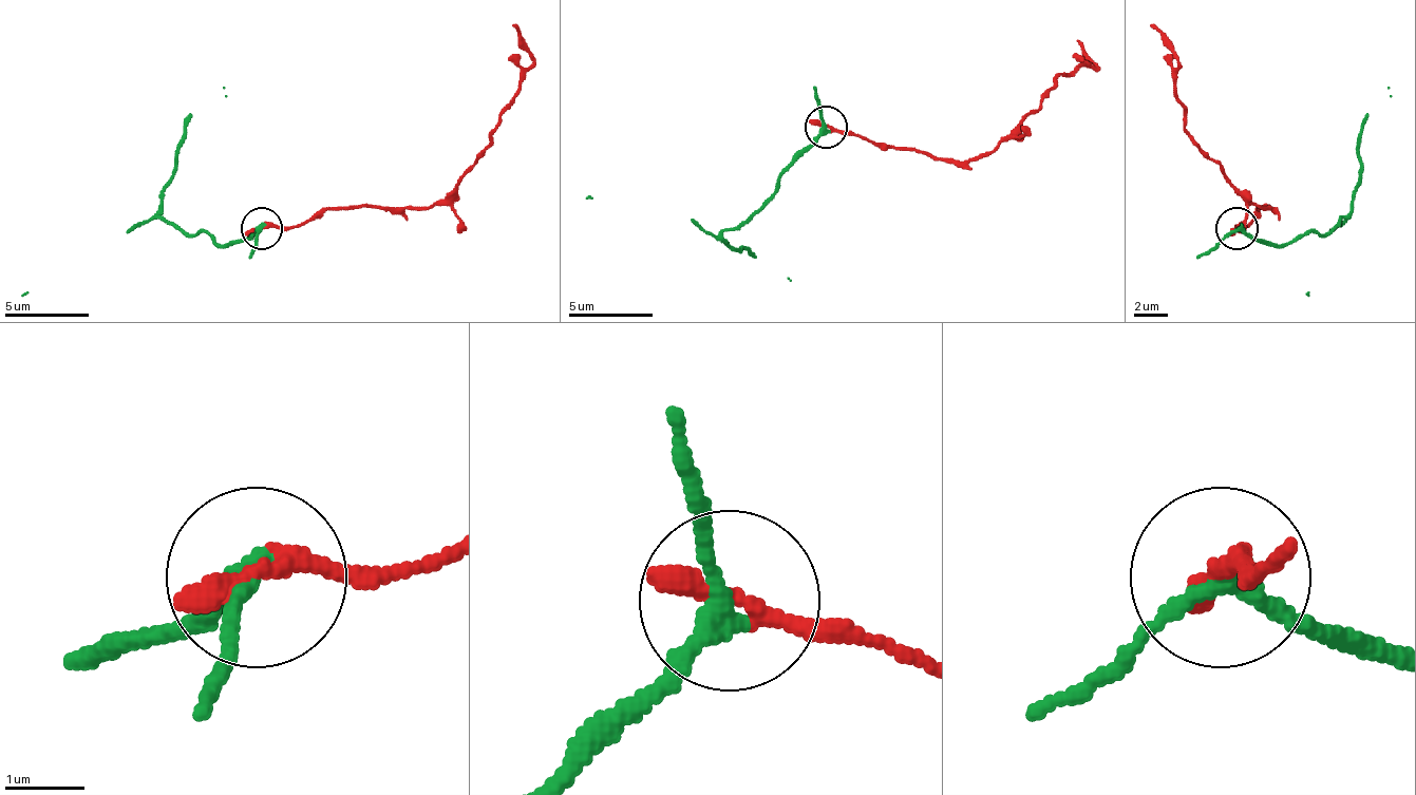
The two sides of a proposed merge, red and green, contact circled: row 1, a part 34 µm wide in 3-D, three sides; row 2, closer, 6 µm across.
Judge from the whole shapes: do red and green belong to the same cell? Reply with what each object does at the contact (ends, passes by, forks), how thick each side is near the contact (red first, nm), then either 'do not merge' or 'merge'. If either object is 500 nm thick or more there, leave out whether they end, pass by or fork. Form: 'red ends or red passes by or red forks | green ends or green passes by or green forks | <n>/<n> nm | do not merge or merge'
red ends | green passes by | 360/240 nm | merge

